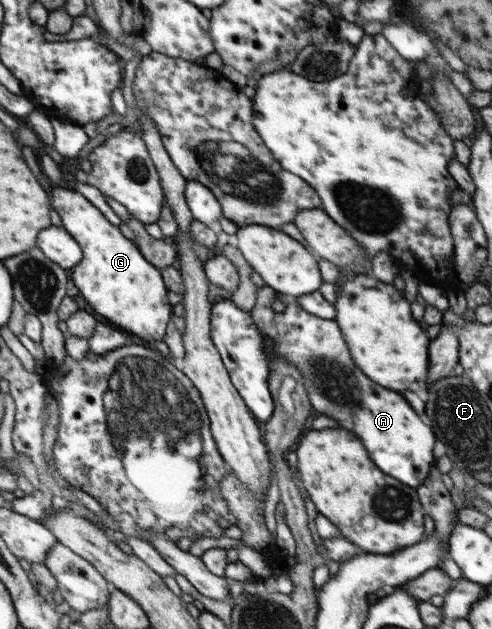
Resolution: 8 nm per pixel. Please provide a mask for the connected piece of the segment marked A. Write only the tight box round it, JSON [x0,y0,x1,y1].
[251,286,436,488]

